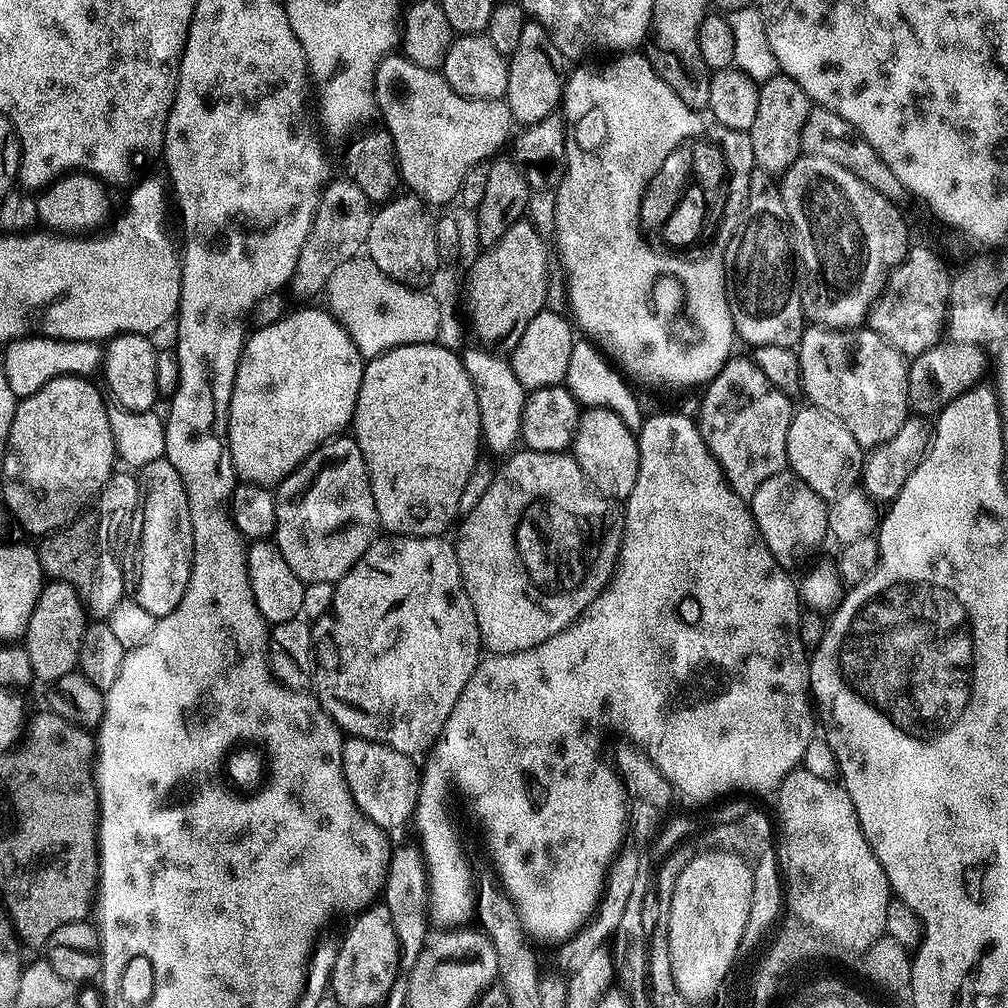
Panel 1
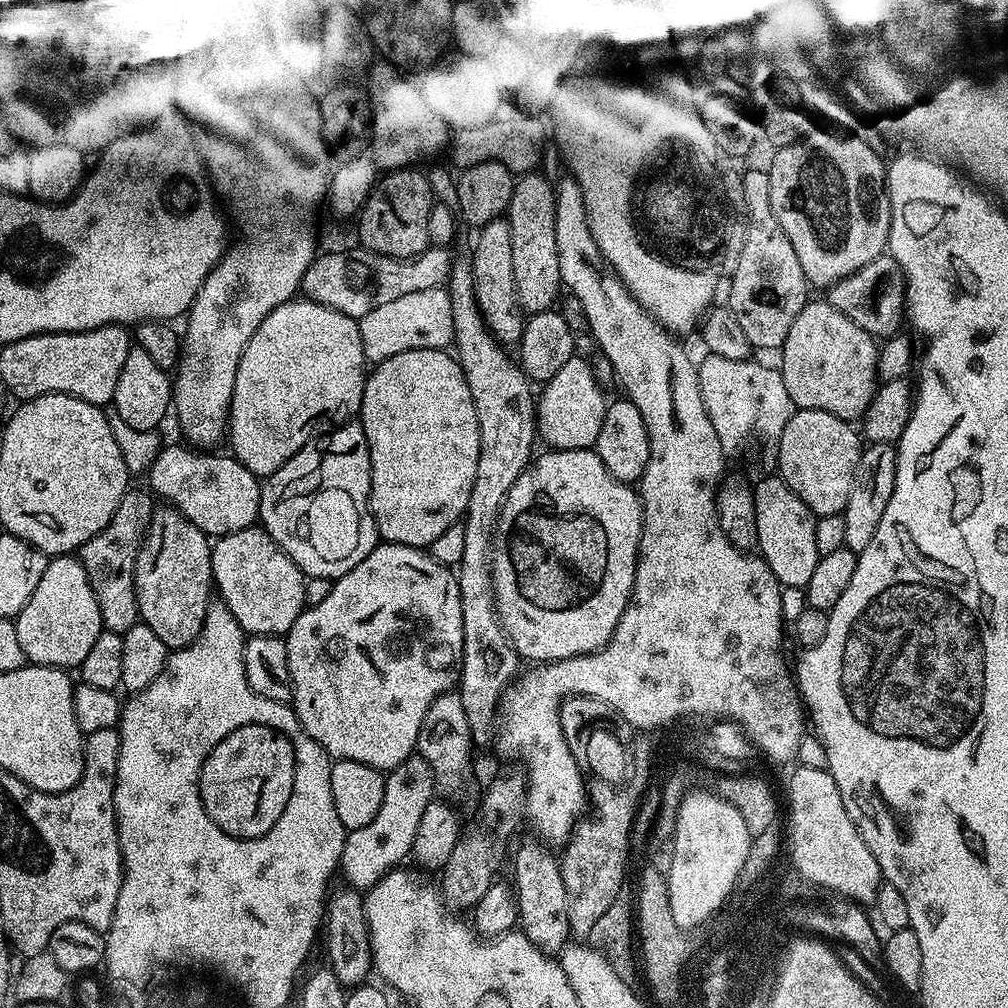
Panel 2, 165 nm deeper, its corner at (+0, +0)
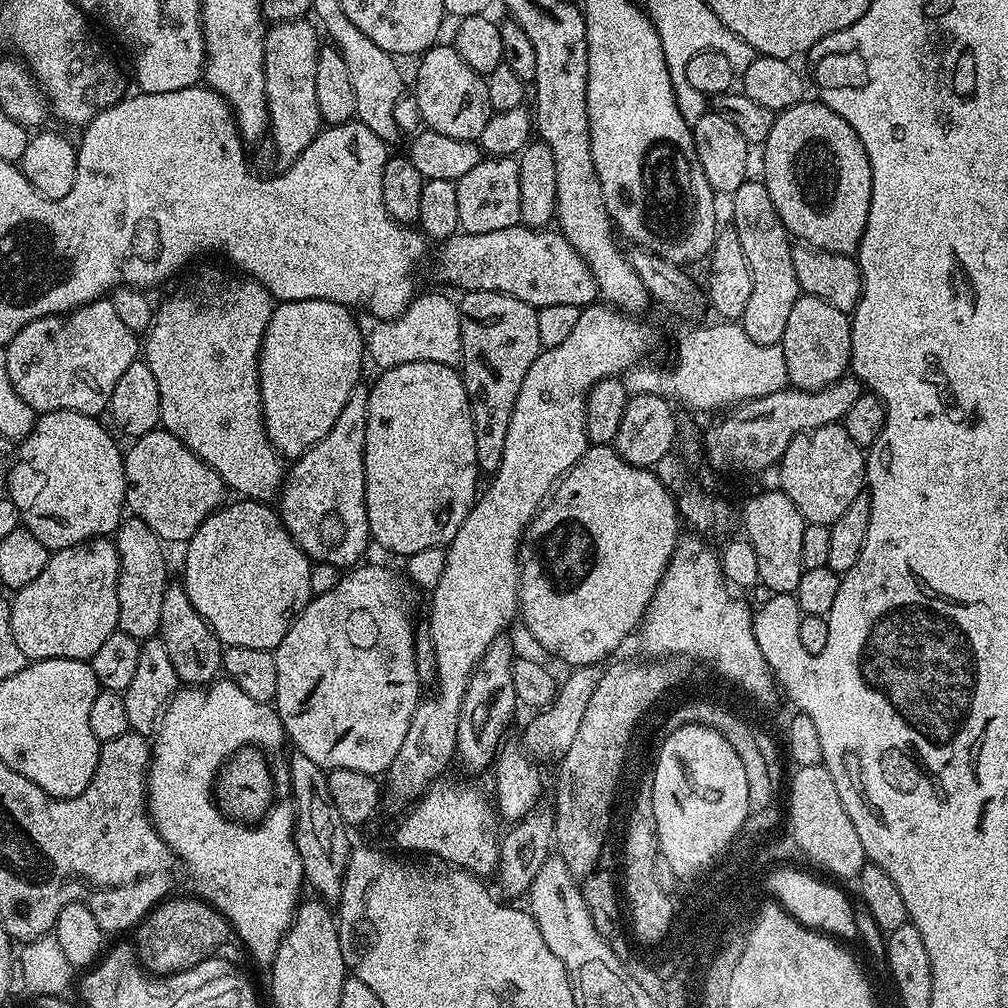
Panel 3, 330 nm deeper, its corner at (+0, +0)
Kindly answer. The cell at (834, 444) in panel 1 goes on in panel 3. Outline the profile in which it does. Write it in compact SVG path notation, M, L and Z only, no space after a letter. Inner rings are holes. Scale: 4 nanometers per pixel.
M843 423L799 432L779 462L782 488L810 524L831 526L866 488L866 452L846 434Z

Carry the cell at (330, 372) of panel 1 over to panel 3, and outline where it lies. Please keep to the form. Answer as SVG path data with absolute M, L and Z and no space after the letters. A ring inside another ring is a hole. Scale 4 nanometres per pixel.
M286 300L272 309L260 347L260 405L270 442L285 458L304 455L338 422L342 406L361 383L360 367L366 364L366 336L352 317L353 309L329 300Z

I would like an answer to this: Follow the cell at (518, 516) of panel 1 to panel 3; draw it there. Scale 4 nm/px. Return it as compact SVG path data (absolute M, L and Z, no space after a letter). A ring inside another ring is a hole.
M592 444L583 458L565 474L564 479L556 485L554 491L545 499L535 518L528 523L524 530L524 539L520 542L520 611L519 619L524 619L528 632L549 652L560 660L565 660L568 666L583 666L586 664L599 665L600 660L607 661L613 655L612 651L639 629L644 612L648 609L649 602L658 590L658 582L672 561L672 555L678 541L681 539L682 519L677 512L677 502L672 492L669 491L652 470L639 468L626 462L616 452L615 447L607 444Z

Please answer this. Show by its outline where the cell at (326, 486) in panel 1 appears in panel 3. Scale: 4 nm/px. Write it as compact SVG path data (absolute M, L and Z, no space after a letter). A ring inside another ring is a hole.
M357 386L342 406L336 425L304 455L295 457L296 465L287 469L278 493L280 521L308 559L317 564L351 569L370 545L364 497L367 421L368 388Z

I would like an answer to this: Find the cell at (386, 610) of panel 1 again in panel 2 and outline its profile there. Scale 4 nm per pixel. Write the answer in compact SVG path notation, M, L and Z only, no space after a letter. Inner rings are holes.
M377 543L376 549L354 570L342 574L333 583L330 594L317 604L305 607L300 617L294 622L292 629L286 633L284 640L286 654L290 658L290 678L292 679L292 699L290 701L296 717L304 733L318 746L328 751L329 756L338 760L353 760L362 762L371 768L391 770L397 768L406 757L417 751L419 731L422 730L423 719L427 711L440 695L451 692L457 687L464 653L464 635L462 634L462 598L458 590L455 571L449 565L438 563L427 551L411 548L405 544Z

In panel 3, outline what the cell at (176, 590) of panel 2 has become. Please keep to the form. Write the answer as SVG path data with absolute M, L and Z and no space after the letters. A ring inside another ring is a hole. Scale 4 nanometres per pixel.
M170 586L164 592L158 638L166 646L166 654L170 654L170 662L174 665L181 685L203 686L221 675L224 648L212 627L202 618L202 614L194 610L194 602L190 602L183 586Z

